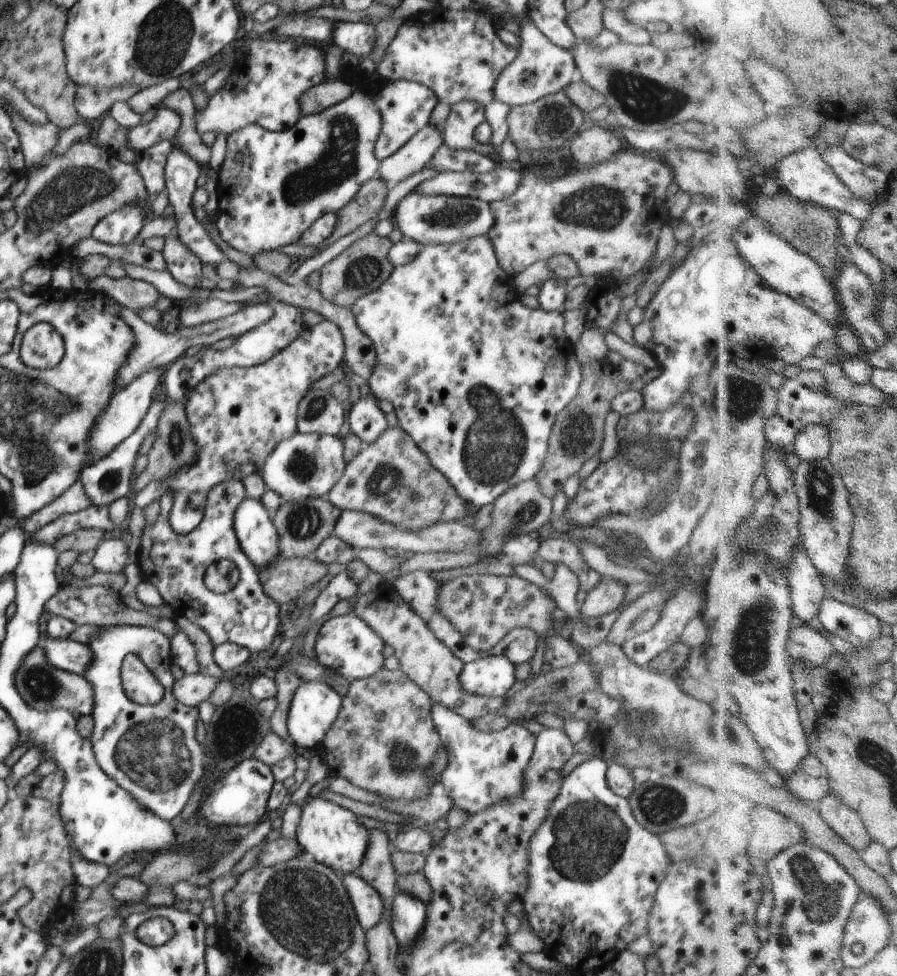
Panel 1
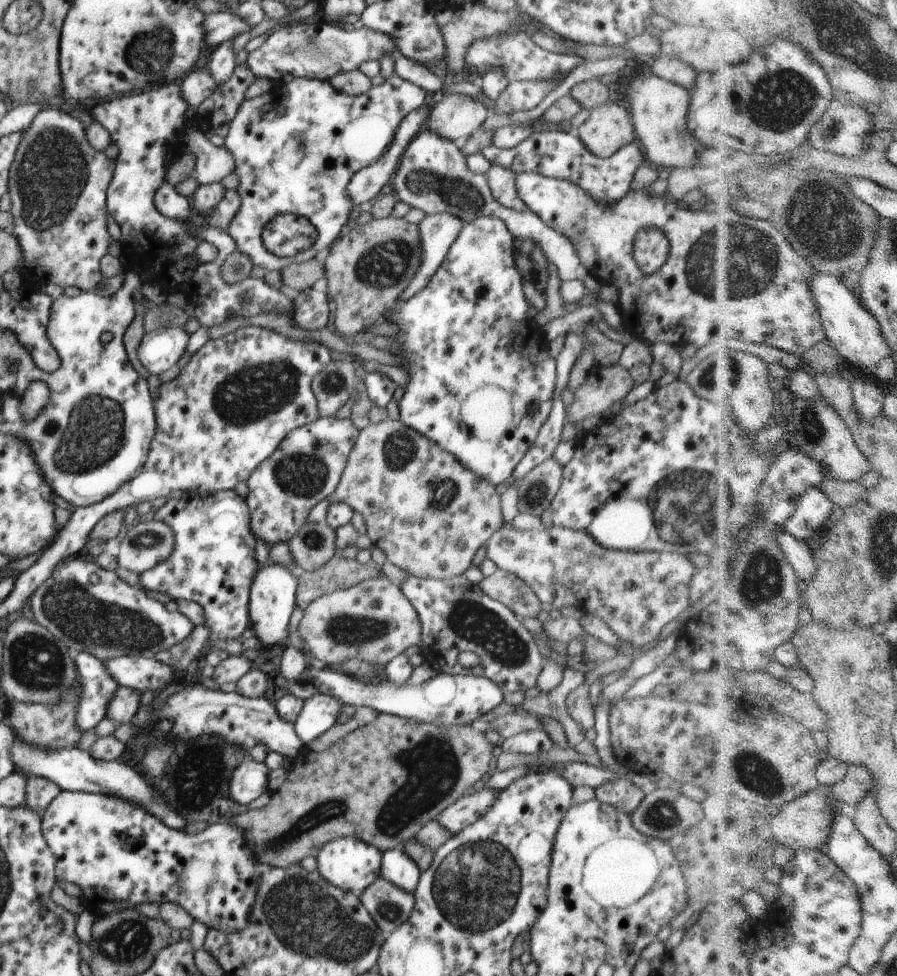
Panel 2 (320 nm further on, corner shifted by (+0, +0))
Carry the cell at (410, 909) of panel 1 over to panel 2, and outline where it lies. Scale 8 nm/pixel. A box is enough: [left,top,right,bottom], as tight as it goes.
[381,849,421,892]

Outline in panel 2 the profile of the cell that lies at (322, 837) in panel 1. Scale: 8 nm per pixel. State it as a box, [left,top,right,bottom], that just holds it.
[316,837,381,897]

